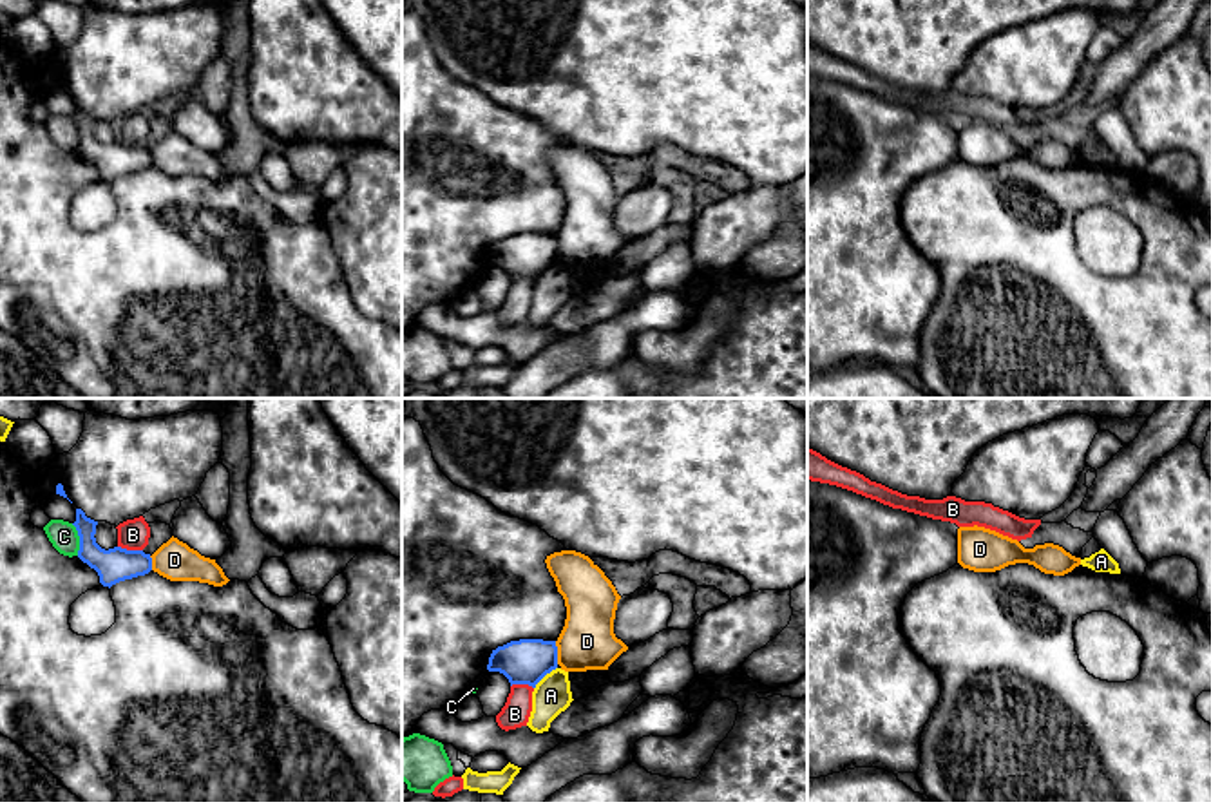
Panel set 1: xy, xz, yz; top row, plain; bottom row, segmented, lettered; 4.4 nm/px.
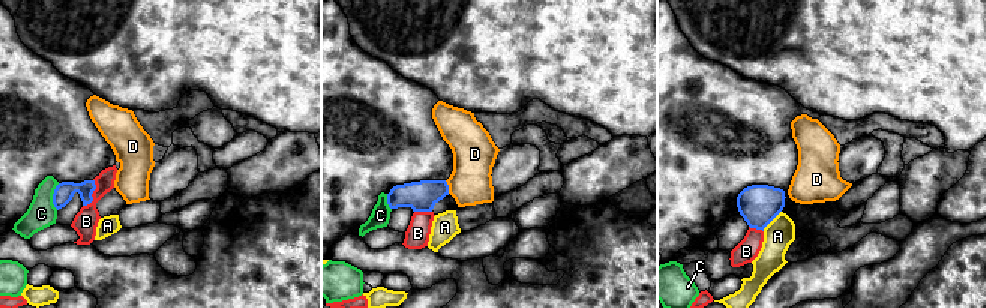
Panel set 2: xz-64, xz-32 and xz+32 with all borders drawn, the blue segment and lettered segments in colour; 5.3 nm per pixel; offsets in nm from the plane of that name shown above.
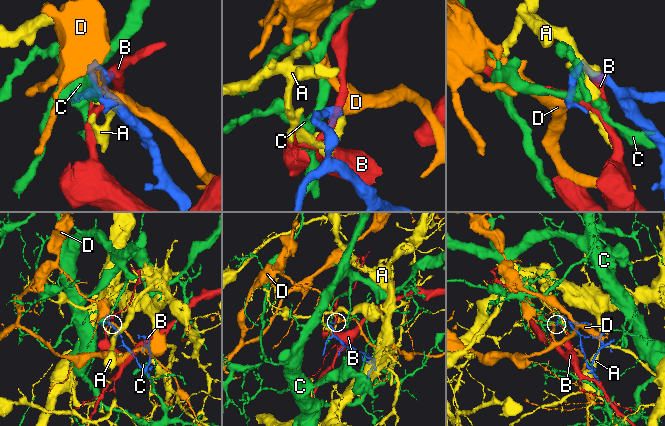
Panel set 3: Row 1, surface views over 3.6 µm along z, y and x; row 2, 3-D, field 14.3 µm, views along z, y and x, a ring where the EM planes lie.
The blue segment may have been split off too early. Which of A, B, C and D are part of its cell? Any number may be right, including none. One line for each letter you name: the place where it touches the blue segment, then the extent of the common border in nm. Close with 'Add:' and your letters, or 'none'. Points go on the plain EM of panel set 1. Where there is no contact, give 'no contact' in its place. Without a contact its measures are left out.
Add: none

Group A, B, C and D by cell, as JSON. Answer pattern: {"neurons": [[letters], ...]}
{"neurons": [["A"], ["B"], ["C"], ["D"]]}

